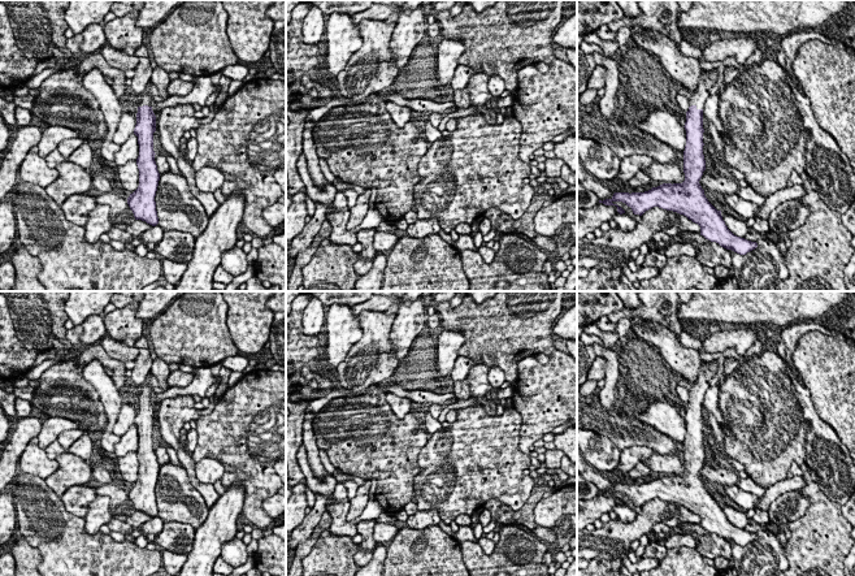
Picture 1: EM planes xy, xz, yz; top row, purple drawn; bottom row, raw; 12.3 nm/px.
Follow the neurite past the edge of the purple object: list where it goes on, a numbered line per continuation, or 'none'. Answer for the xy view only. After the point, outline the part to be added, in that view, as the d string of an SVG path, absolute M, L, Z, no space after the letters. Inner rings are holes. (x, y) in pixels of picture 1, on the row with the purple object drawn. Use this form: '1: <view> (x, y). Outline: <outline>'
1: xy (146, 99). Outline: M144 91L138 100L138 107L143 107L143 105L152 107L152 104L153 104L152 96L147 91Z

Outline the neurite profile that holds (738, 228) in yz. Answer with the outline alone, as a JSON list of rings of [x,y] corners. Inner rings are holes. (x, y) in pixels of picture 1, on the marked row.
[[[721,212],[721,216],[722,216],[722,220],[725,221],[725,225],[734,235],[745,238],[745,235],[748,233],[748,226],[746,221],[738,220],[724,212]]]

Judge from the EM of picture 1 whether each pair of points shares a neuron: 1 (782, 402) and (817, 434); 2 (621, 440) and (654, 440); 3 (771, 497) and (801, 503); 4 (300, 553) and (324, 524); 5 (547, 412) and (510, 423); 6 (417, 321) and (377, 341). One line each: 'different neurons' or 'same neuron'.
1: different neurons
2: same neuron
3: different neurons
4: same neuron
5: different neurons
6: different neurons

